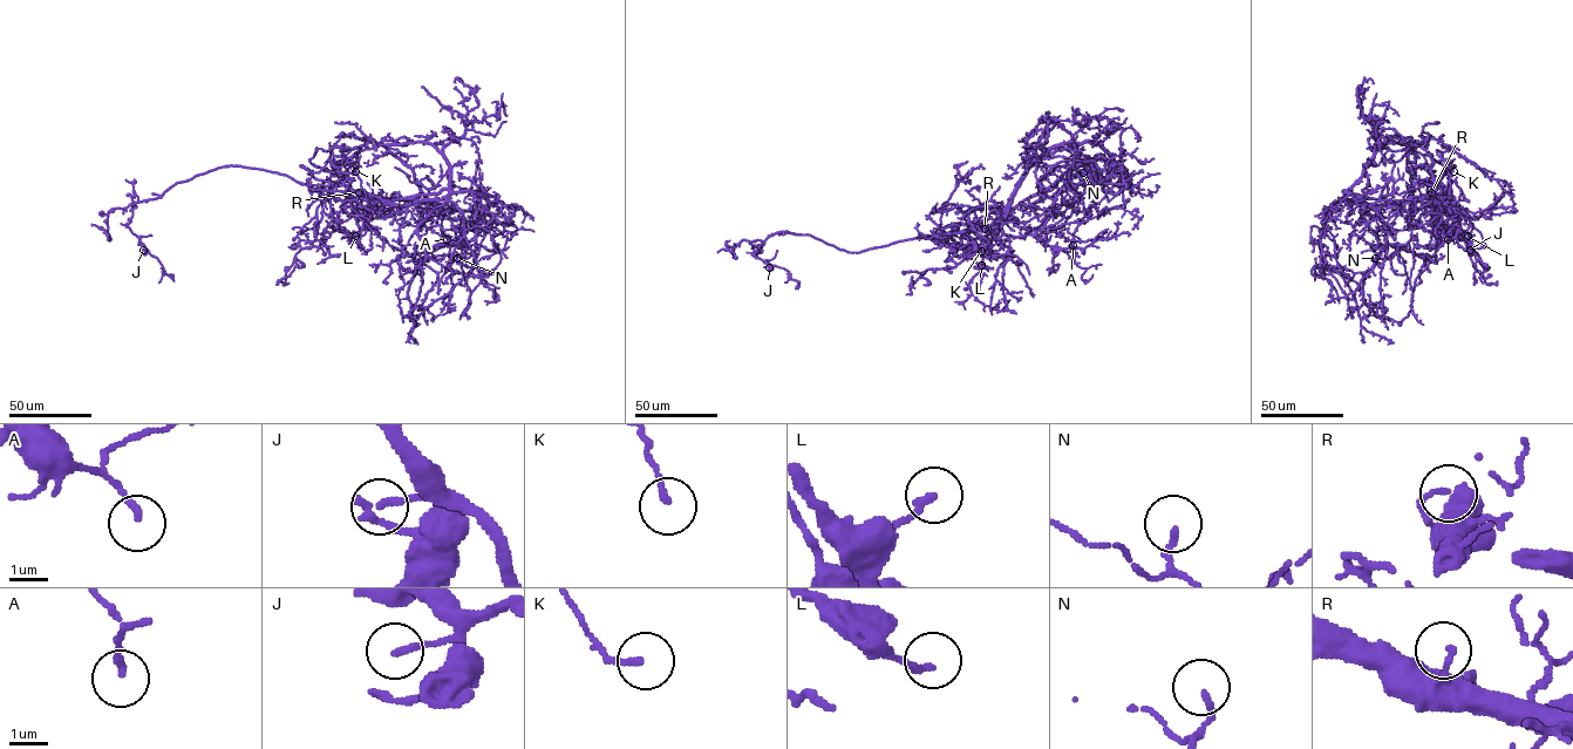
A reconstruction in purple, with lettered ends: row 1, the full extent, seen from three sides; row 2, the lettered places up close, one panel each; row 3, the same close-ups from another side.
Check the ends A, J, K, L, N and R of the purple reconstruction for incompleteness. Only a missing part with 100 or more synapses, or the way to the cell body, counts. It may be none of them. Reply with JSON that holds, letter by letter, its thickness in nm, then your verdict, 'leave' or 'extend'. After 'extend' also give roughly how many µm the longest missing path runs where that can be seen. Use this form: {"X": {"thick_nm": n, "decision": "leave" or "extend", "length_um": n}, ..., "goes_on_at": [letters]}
{"A": {"thick_nm": 160, "decision": "leave"}, "J": {"thick_nm": 170, "decision": "leave"}, "K": {"thick_nm": 160, "decision": "leave"}, "L": {"thick_nm": 200, "decision": "leave"}, "N": {"thick_nm": 160, "decision": "leave"}, "R": {"thick_nm": 130, "decision": "leave"}, "goes_on_at": []}

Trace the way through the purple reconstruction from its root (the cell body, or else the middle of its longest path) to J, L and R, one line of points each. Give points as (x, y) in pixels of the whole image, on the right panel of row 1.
J: (1416, 196), (1431, 195), (1427, 185), (1439, 185), (1455, 165), (1437, 182), (1434, 197), (1452, 205), (1470, 250)
L: (1416, 196), (1435, 193), (1450, 202), (1457, 227), (1468, 236)
R: (1416, 196), (1431, 192)

